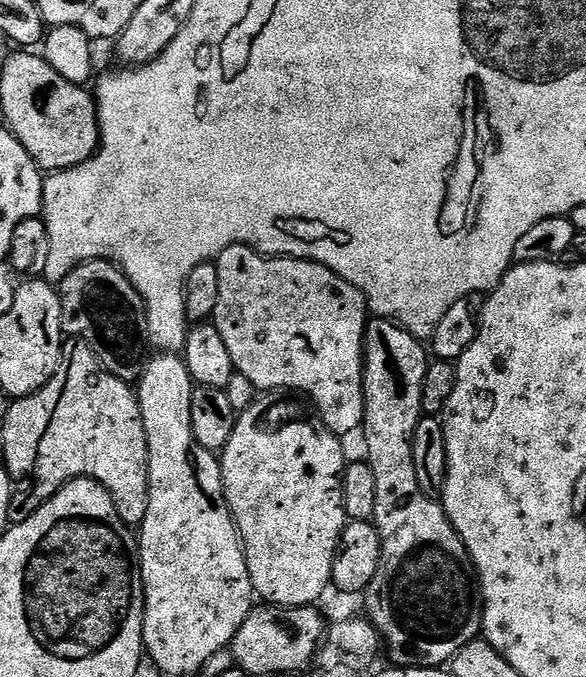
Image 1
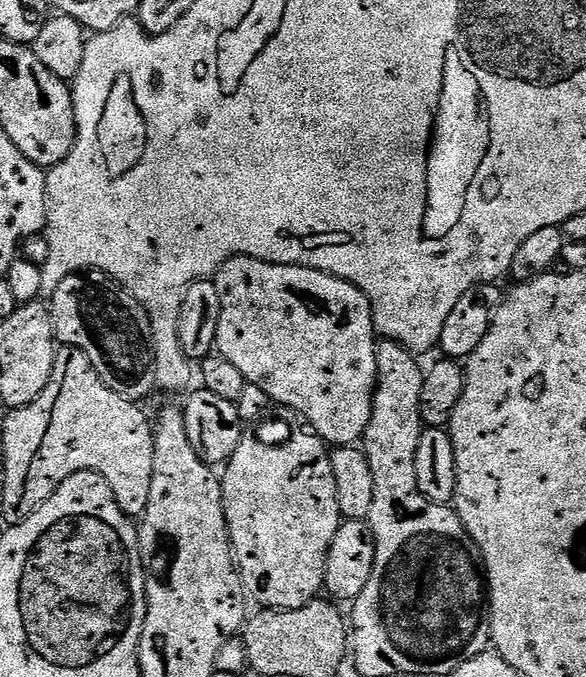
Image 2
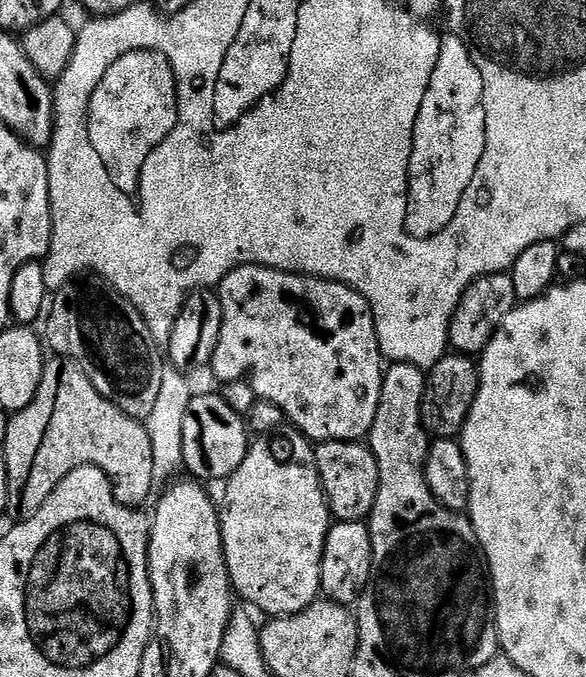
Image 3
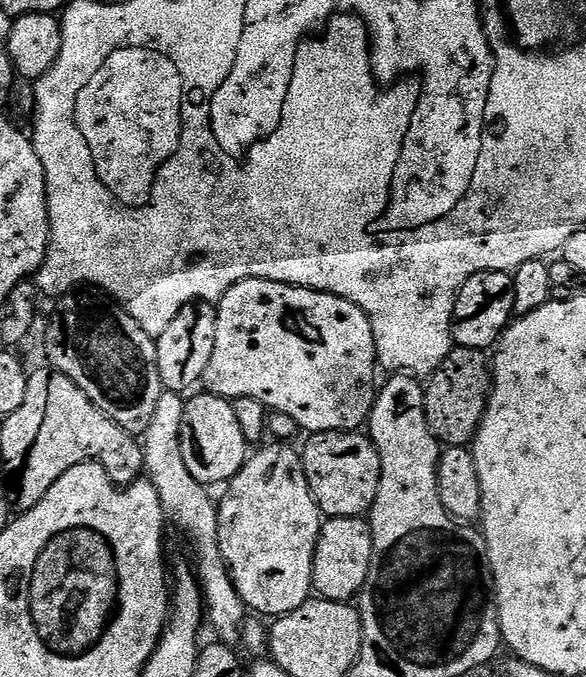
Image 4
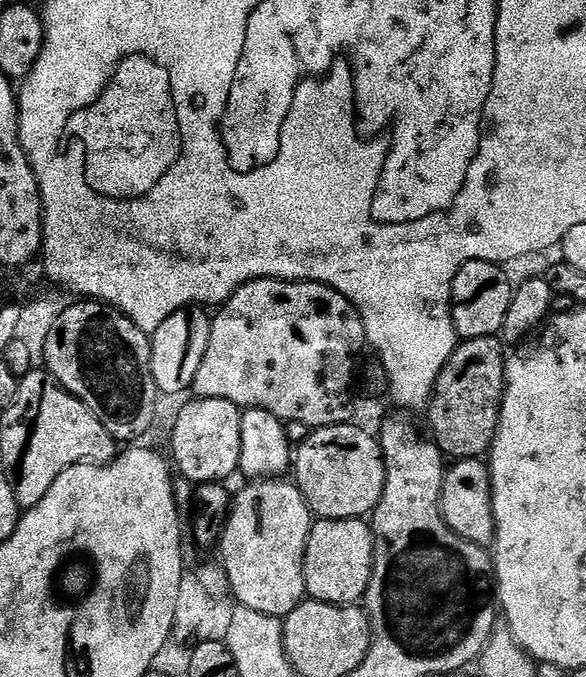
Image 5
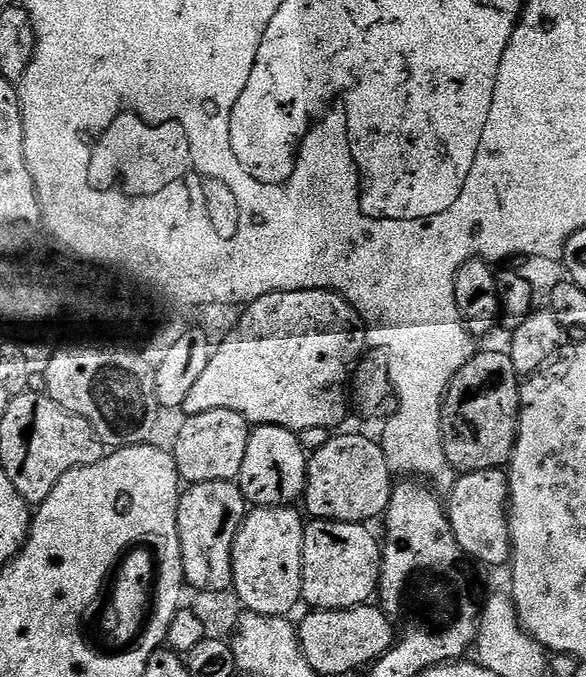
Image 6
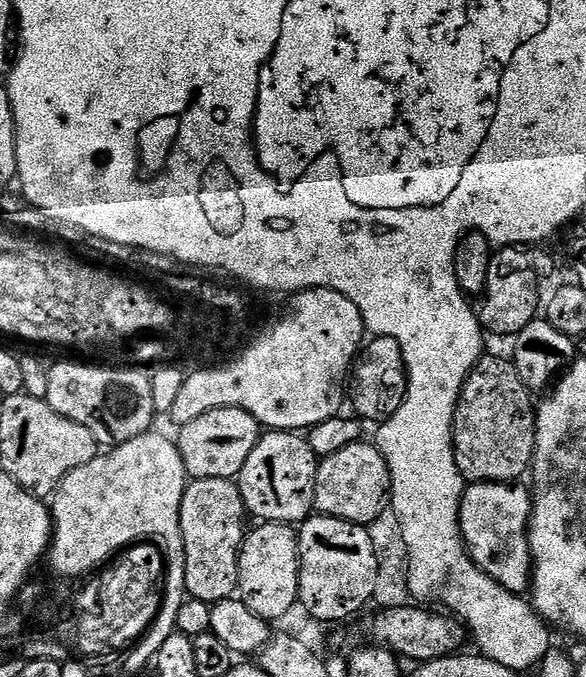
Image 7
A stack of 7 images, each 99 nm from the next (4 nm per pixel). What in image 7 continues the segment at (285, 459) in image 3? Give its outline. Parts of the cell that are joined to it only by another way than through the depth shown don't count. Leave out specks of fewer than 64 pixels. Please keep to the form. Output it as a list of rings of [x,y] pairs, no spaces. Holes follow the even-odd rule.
[[[261,523],[247,533],[240,548],[239,599],[258,618],[277,622],[300,599],[300,541],[290,524]]]

